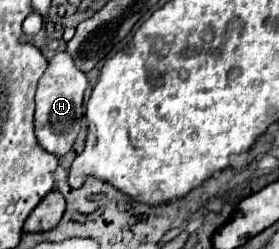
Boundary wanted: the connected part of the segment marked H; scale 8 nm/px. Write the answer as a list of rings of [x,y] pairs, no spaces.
[[[58,51],[50,59],[48,69],[42,75],[36,91],[36,113],[34,113],[36,139],[40,147],[46,149],[48,153],[56,157],[64,157],[74,147],[84,119],[82,99],[84,99],[86,87],[88,87],[88,79],[82,71],[78,71],[78,67],[74,65],[74,59],[68,53]]]

